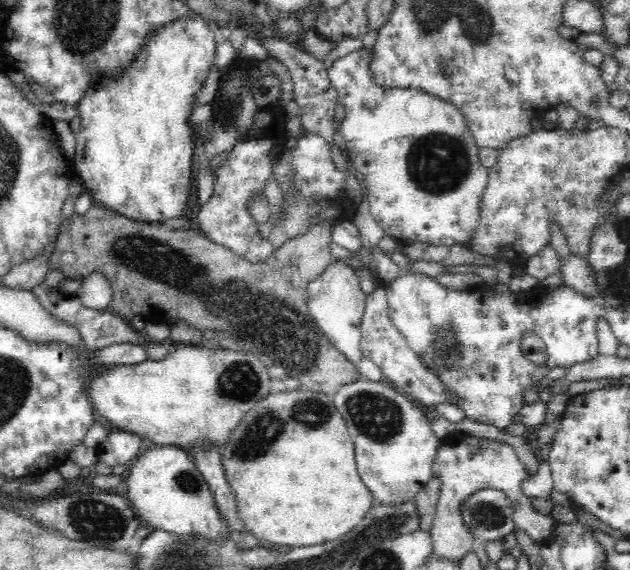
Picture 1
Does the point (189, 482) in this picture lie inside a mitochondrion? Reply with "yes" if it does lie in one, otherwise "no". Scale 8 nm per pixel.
yes

